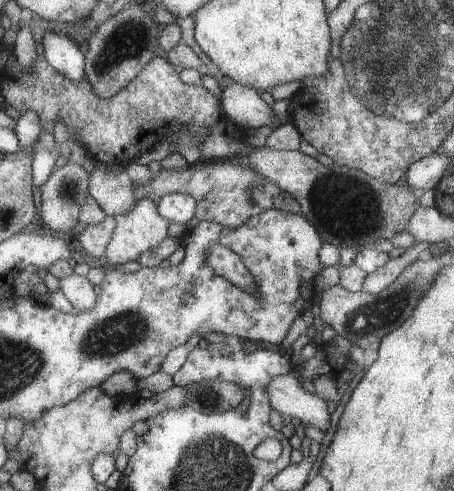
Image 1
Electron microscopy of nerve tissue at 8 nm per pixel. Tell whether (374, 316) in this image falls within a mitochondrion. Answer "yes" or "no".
yes

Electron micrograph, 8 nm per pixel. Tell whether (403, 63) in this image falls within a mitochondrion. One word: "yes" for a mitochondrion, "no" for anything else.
yes

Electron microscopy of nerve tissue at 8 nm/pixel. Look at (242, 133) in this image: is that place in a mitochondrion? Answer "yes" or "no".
no

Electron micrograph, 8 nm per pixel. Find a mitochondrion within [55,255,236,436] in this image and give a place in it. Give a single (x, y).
(125, 330)

